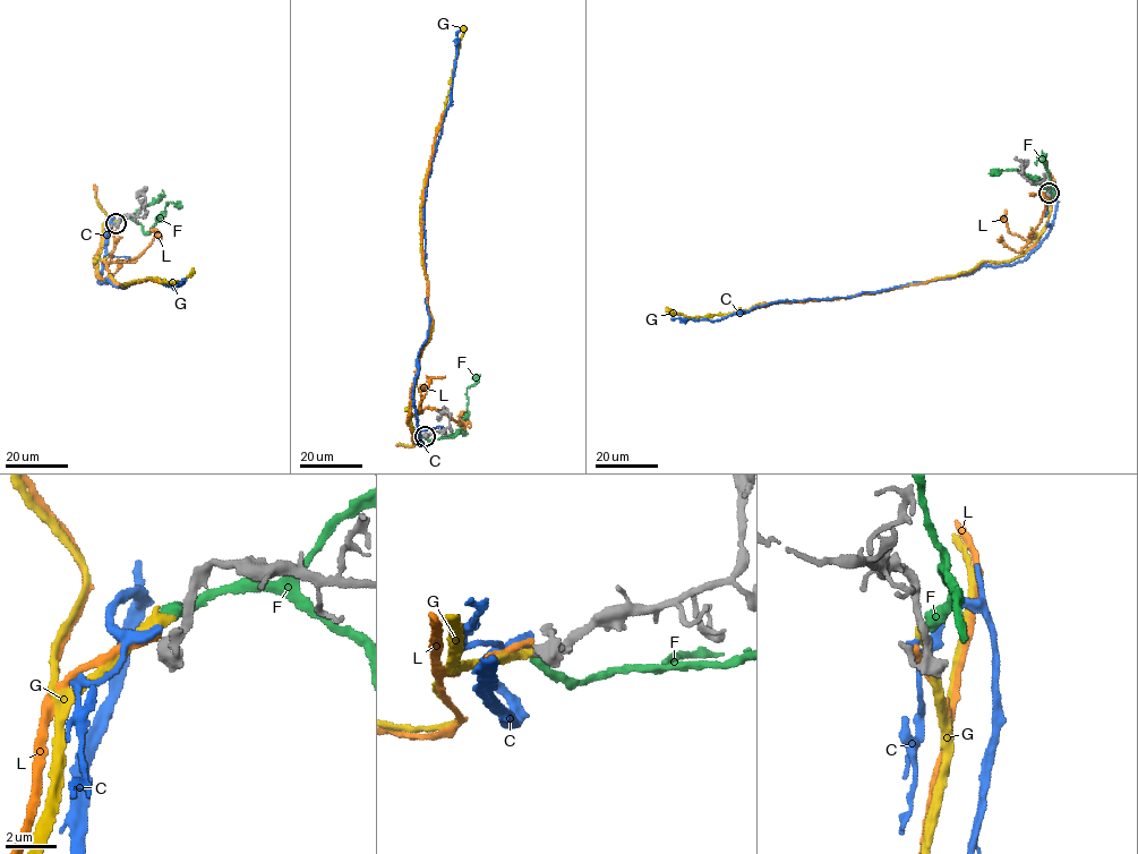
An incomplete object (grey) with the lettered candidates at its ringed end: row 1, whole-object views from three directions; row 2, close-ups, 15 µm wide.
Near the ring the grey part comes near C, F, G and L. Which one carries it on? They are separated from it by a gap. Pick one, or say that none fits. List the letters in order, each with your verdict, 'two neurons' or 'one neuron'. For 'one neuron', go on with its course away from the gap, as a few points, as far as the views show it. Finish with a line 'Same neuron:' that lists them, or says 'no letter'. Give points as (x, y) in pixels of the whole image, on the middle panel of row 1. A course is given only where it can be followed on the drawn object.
C: two neurons
F: two neurons
G: two neurons
L: two neurons
Same neuron: no letter

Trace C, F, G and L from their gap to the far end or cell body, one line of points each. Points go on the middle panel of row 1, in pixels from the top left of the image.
C: (424, 435), (418, 438), (413, 403), (418, 357), (429, 323), (425, 194), (450, 103), (458, 31)
F: (425, 437), (430, 440), (455, 434), (469, 412), (465, 390), (478, 377), (471, 373)
G: (424, 436), (415, 437), (411, 416), (418, 359), (433, 324), (421, 255), (422, 190), (463, 28)
L: (424, 435), (413, 438), (408, 421), (418, 357), (431, 324), (421, 247), (421, 207), (434, 137), (443, 112)

